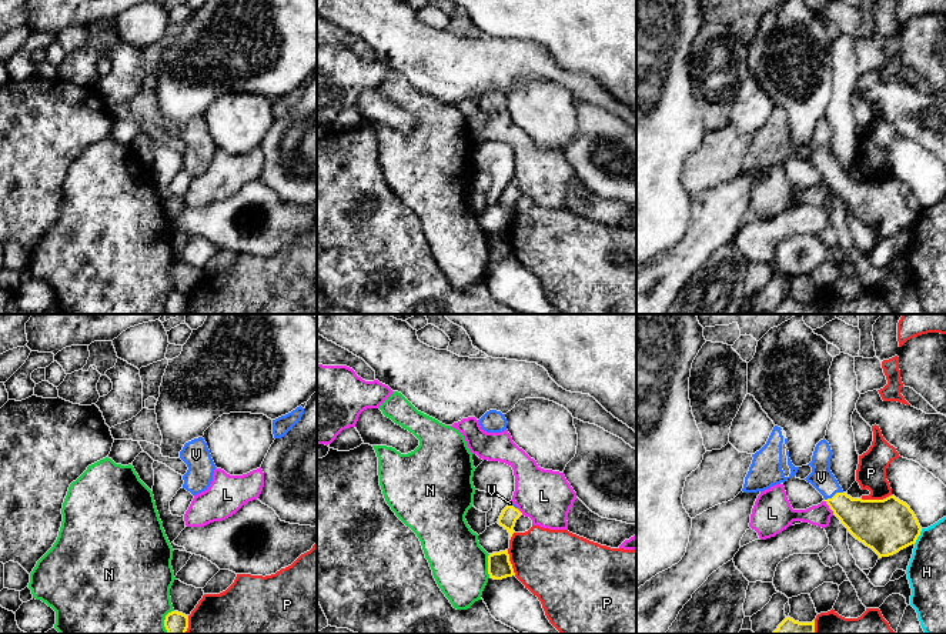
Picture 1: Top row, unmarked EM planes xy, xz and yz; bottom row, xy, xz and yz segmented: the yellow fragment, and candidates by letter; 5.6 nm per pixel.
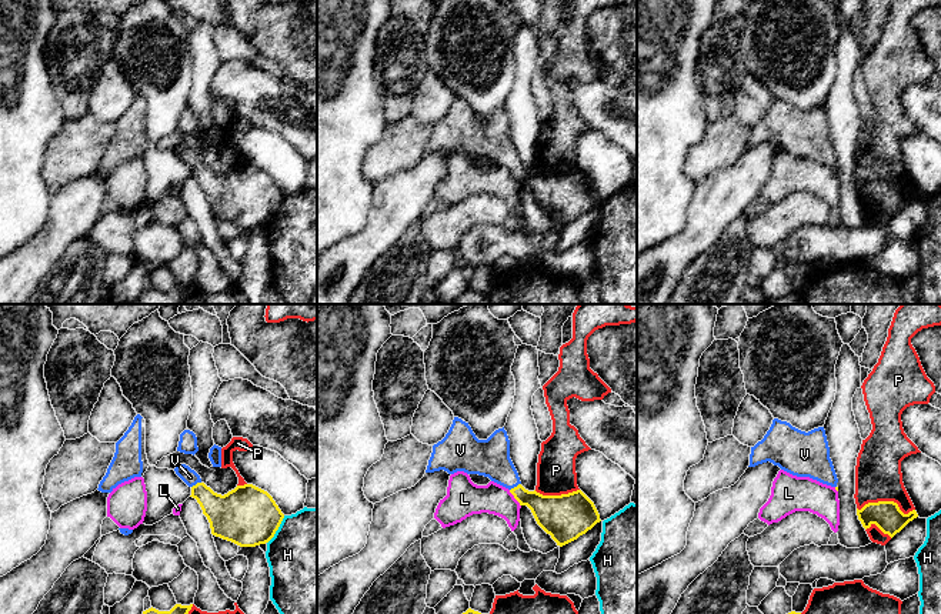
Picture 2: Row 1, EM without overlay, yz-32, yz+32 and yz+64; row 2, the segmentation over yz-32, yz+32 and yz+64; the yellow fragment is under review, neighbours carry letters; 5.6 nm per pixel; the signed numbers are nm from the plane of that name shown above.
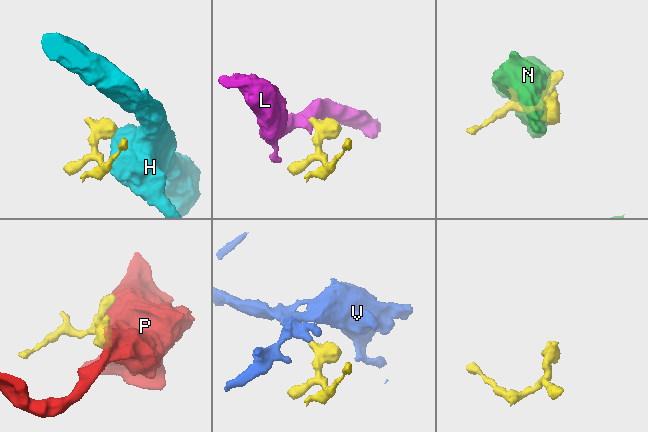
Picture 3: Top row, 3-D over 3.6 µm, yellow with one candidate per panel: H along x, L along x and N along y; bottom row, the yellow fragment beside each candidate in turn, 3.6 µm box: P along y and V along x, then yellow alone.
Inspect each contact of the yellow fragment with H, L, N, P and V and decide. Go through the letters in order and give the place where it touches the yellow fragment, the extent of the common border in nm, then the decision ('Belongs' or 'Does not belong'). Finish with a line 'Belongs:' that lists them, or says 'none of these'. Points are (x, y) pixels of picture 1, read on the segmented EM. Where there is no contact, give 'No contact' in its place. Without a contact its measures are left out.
H: Touches yellow at yz (919, 534). Shared border 100 nm. Does not belong
L: Touches yellow at yz (829, 507). Shared border 90 nm. Does not belong
N: Touches yellow at xz (488, 566). Shared border 130 nm. Does not belong
P: Touches yellow at yz (875, 500). Shared border 180 nm. Does not belong
V: Touches yellow at yz (833, 496). Shared border 120 nm. Belongs
Belongs: V

